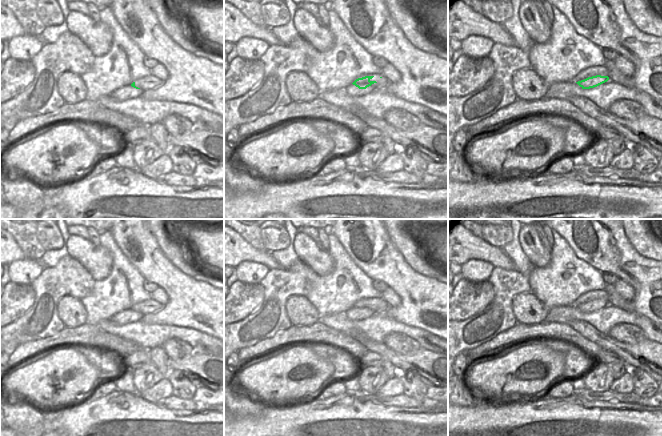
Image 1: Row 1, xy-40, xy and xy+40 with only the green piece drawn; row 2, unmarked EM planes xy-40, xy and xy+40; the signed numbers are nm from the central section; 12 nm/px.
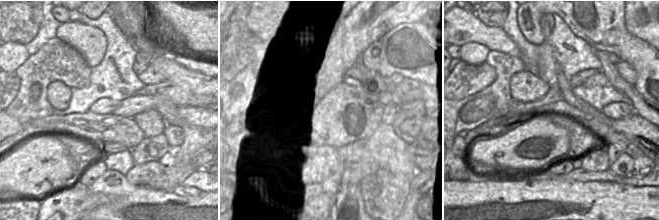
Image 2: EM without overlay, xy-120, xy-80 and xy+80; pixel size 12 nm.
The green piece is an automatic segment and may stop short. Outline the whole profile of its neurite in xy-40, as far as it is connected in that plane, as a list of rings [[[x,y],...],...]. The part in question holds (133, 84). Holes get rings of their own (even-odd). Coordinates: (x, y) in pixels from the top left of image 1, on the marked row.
[[[135,82],[131,85],[122,87],[110,94],[110,96],[118,101],[126,101],[132,98],[140,97],[143,90],[135,86]]]

